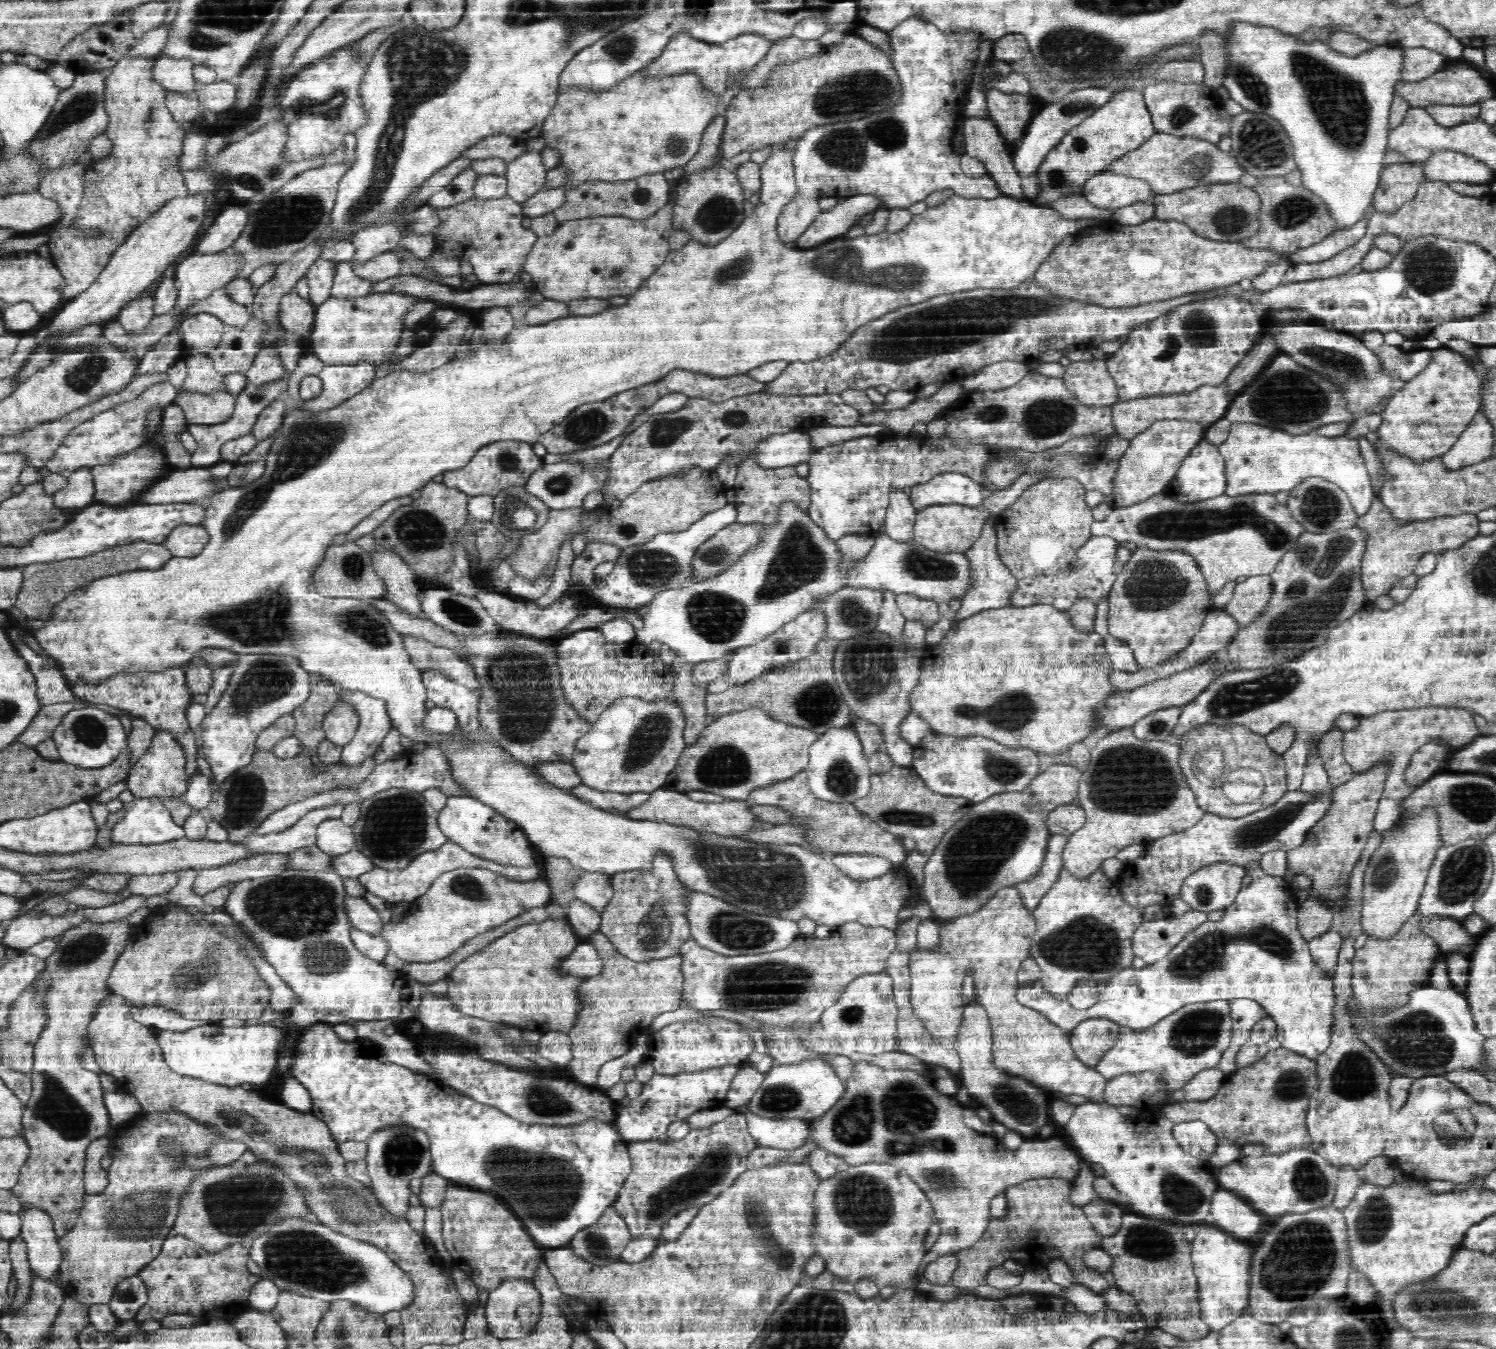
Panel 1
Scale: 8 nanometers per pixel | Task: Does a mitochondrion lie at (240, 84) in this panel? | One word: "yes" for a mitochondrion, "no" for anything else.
no

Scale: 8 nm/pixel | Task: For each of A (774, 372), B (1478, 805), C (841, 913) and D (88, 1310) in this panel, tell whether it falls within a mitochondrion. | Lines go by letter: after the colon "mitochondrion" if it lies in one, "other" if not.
A: other
B: mitochondrion
C: other
D: other

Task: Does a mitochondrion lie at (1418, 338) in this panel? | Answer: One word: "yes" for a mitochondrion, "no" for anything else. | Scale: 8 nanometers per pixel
no

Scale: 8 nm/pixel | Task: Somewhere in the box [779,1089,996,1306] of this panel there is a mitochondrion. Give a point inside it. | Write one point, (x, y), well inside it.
(863, 1203)

